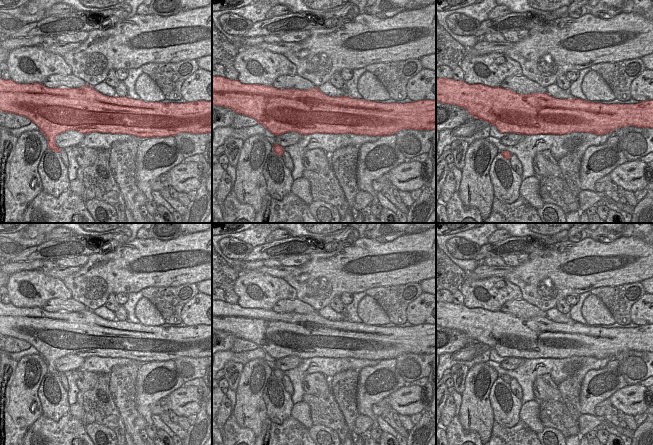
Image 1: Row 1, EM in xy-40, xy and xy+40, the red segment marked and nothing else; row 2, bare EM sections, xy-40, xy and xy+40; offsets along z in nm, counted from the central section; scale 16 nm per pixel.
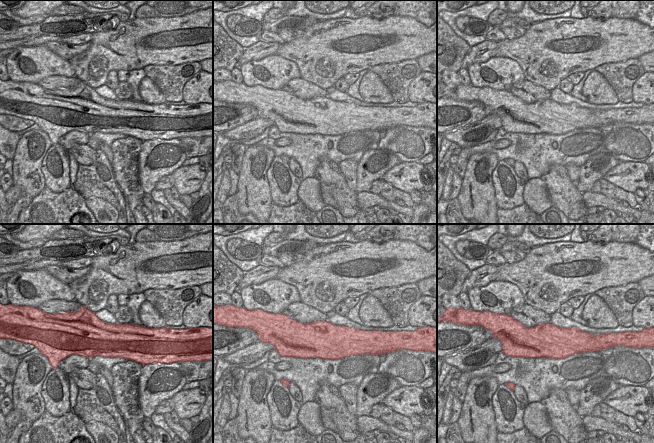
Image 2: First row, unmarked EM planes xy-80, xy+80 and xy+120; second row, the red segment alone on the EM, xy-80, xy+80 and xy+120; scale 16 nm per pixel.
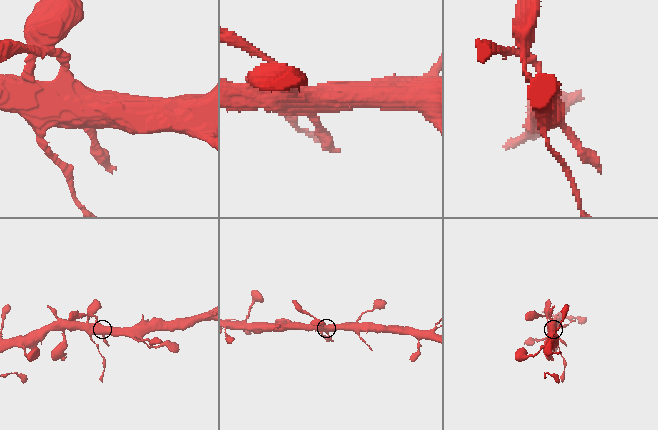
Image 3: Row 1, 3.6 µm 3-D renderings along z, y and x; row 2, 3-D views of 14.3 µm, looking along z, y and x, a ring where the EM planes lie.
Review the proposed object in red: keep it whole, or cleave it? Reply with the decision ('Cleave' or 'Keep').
Cleave

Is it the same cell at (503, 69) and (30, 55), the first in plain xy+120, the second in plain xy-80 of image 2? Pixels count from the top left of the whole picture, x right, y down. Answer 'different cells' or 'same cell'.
same cell

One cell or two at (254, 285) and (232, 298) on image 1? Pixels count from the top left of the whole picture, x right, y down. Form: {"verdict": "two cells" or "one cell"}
{"verdict": "two cells"}

